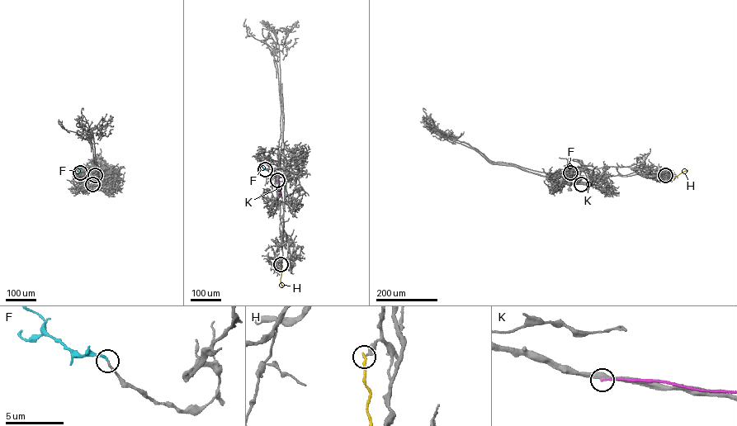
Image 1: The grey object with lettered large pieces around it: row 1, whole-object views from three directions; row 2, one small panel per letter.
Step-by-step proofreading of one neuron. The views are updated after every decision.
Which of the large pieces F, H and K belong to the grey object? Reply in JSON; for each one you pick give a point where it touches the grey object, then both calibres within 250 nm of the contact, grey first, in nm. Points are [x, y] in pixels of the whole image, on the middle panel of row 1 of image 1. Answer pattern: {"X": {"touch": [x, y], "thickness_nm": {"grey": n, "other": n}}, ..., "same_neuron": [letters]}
{"F": {"touch": [265, 169], "thickness_nm": {"grey": 170, "other": 190}}, "same_neuron": ["F"]}

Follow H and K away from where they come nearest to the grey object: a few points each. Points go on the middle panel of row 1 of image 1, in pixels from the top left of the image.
H: (281, 264), (282, 286)
K: (277, 180), (281, 195)

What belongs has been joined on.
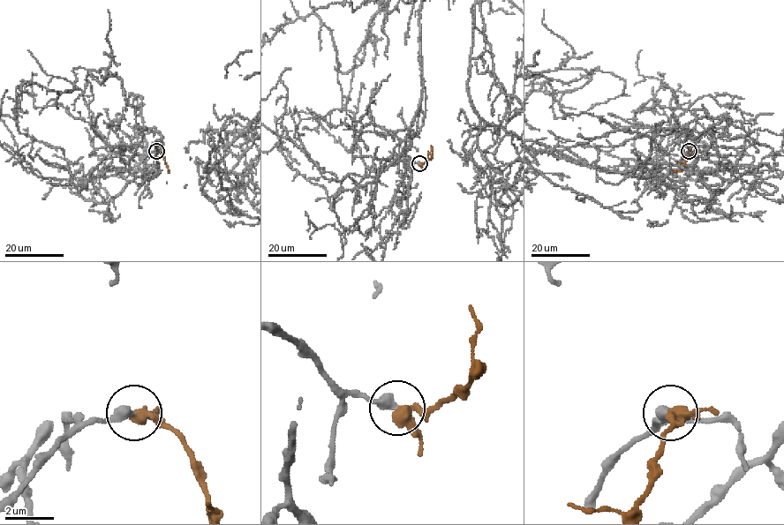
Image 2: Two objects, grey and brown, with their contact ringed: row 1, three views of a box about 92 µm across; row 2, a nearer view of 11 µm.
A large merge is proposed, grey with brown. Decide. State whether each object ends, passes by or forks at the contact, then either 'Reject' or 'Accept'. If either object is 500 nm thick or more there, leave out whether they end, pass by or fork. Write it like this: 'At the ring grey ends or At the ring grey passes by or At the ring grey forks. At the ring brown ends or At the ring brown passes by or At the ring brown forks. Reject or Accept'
At the ring grey ends. At the ring brown passes by. Accept

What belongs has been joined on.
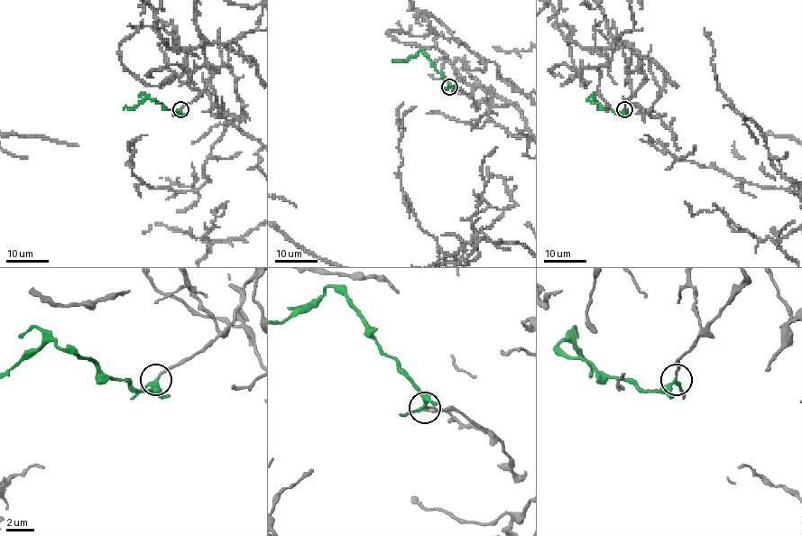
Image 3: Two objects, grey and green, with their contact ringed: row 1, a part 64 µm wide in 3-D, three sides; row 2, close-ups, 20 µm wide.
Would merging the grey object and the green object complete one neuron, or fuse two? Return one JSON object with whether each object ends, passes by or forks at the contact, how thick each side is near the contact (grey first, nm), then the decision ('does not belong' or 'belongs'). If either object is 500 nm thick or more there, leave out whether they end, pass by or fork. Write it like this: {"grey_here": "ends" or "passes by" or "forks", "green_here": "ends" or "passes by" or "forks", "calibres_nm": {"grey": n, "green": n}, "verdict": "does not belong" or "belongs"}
{"grey_here": "ends", "green_here": "passes by", "calibres_nm": {"grey": 140, "green": 260}, "verdict": "belongs"}

